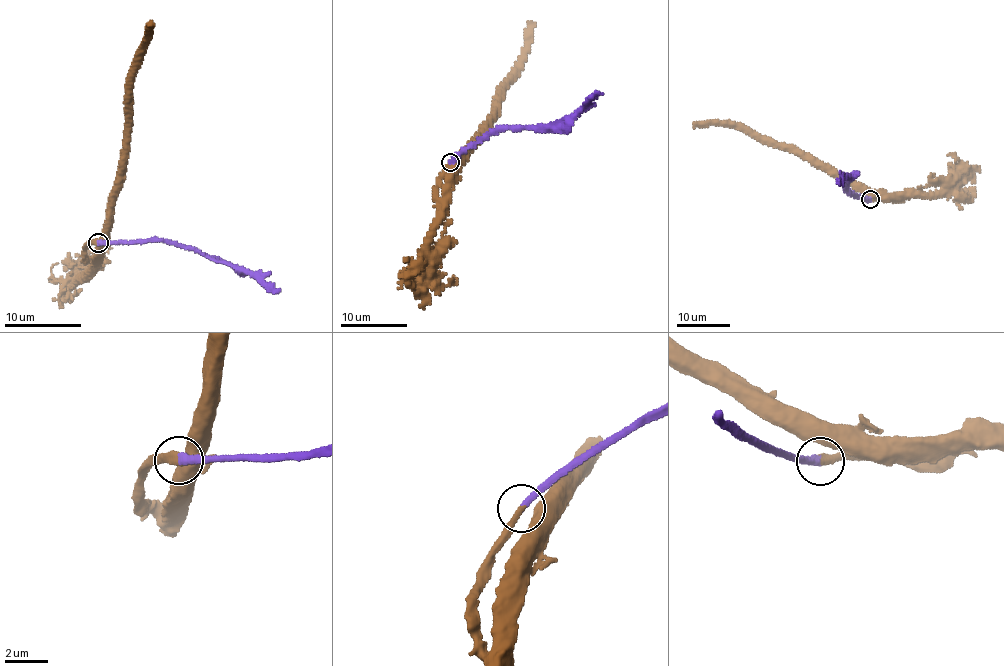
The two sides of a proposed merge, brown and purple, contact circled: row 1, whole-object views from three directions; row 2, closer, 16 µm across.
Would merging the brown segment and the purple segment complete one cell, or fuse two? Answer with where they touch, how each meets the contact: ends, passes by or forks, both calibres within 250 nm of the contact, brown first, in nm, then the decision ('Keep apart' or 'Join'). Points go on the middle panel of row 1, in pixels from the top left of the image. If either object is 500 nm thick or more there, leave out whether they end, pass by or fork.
Place: (450, 162). At the ring brown ends. At the ring purple ends. Thickness 360 nm (brown) against 320 nm. Join

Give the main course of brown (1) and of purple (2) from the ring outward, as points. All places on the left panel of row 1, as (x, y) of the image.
1: (98, 243), (85, 248), (90, 261), (96, 257), (126, 153), (126, 98), (145, 27), (152, 26)
2: (98, 243), (168, 240), (194, 247), (206, 256), (242, 266), (280, 290)

